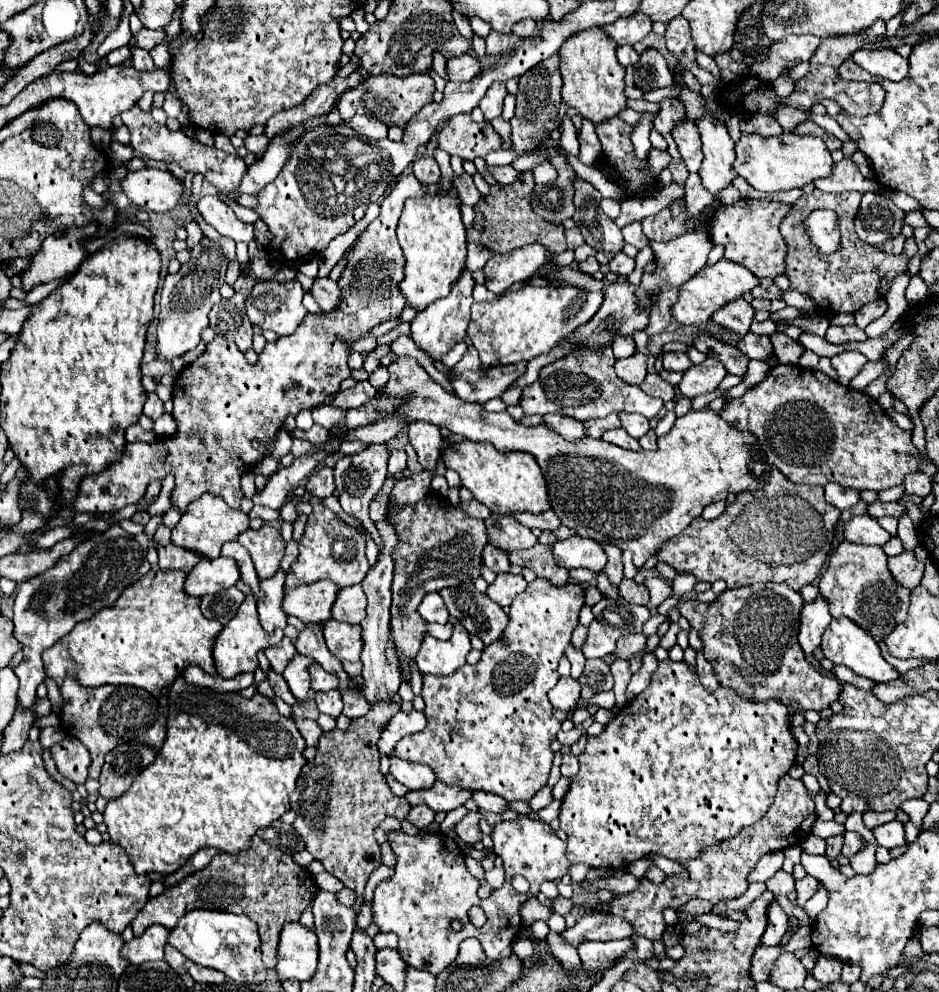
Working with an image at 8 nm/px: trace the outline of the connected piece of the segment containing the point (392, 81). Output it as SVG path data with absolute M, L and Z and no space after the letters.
M415 74L415 76L405 76L405 78L371 76L357 88L345 90L339 96L337 112L343 122L349 122L355 114L367 114L367 116L375 116L377 120L387 122L389 126L393 126L393 124L405 126L407 120L411 120L411 116L415 116L415 112L419 112L425 104L429 104L433 100L433 92L435 92L435 84L433 84L431 76L427 76L427 74Z

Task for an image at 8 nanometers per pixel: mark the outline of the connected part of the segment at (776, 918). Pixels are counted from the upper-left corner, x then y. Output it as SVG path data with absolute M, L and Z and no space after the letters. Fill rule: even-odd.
M773 902L767 916L769 916L769 924L761 938L761 944L763 946L779 946L783 934L787 932L787 914L781 910L781 906L777 902Z

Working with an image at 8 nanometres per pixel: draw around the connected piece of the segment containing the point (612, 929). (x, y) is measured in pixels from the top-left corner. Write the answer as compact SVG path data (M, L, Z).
M585 914L573 928L565 930L565 938L571 946L579 946L583 940L621 940L635 934L633 926L613 914Z

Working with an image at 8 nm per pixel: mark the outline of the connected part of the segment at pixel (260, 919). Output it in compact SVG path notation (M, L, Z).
M255 836L251 848L241 852L239 856L217 854L203 870L197 870L179 884L165 888L157 898L149 898L131 926L133 934L141 936L151 924L161 924L171 930L181 916L197 908L245 914L259 926L262 961L265 968L270 970L275 969L277 964L279 928L283 926L283 922L299 920L301 912L307 908L307 904L311 904L317 892L319 890L311 874L303 866L297 866L291 856Z

